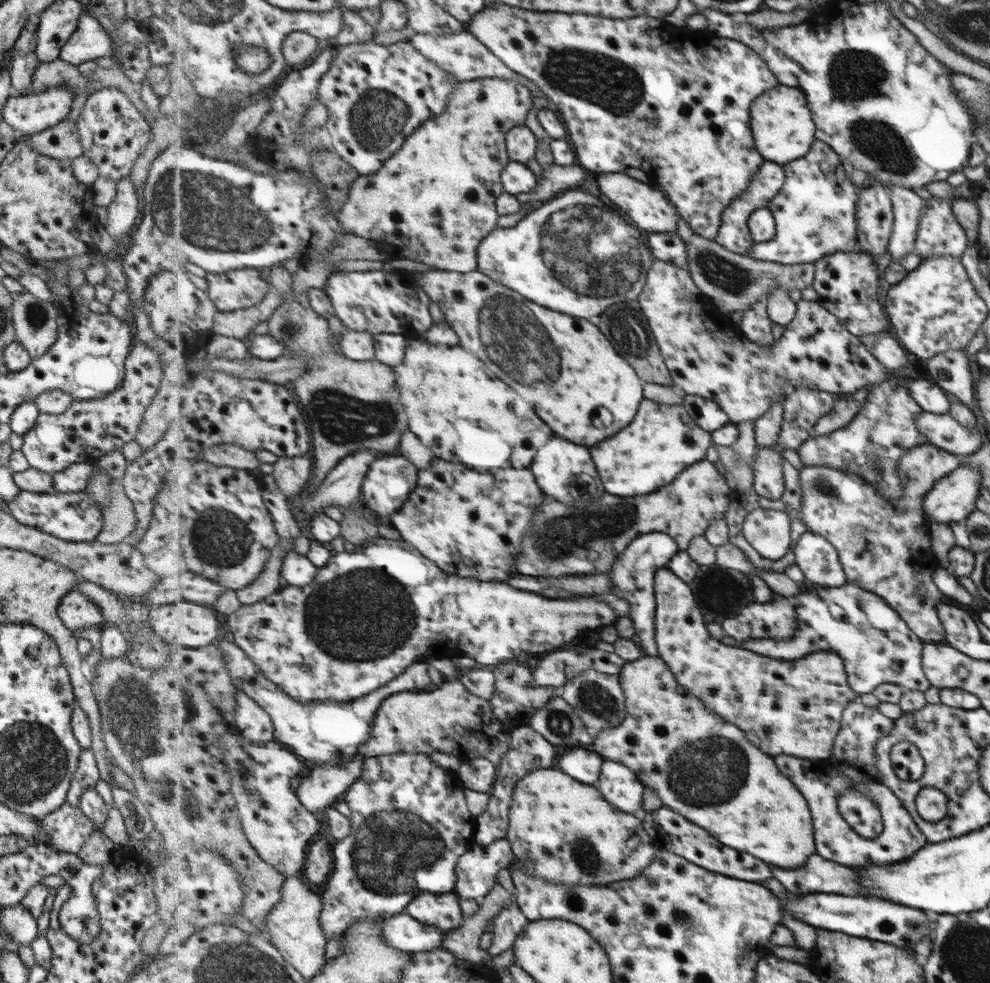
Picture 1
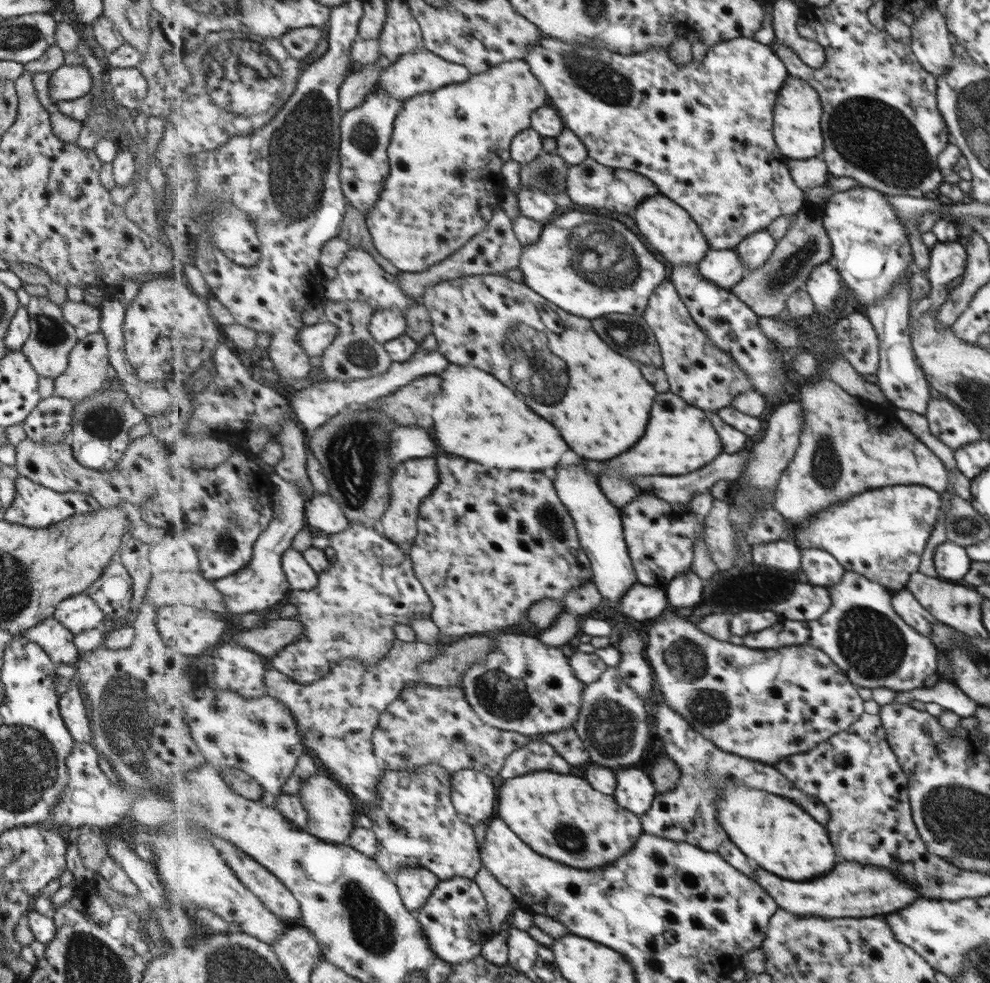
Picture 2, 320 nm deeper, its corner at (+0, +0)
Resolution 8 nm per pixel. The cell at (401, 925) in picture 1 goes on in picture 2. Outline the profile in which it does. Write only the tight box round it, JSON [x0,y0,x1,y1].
[416,877,498,964]

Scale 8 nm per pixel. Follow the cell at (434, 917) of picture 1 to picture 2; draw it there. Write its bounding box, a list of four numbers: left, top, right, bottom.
[394,867,441,913]

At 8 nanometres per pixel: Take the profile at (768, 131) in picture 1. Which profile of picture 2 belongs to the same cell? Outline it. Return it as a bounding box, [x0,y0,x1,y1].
[774,77,825,160]

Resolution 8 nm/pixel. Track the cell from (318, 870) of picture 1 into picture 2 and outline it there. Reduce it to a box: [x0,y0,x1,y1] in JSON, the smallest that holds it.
[297,769,358,843]

